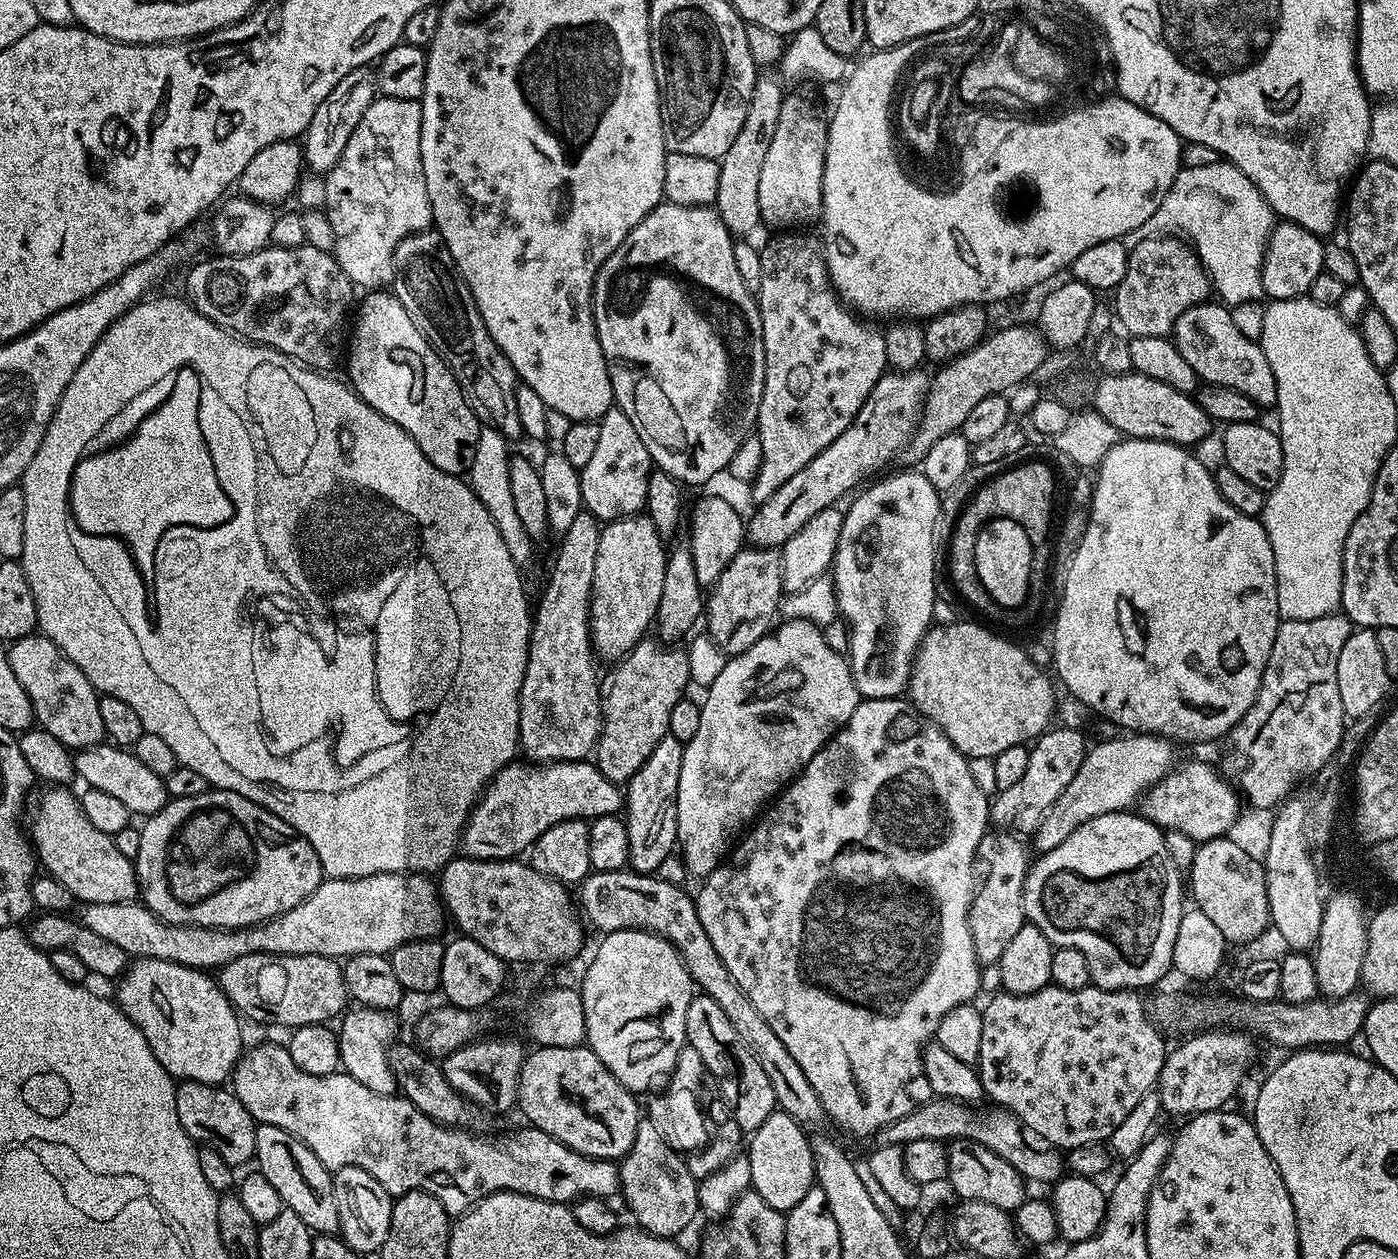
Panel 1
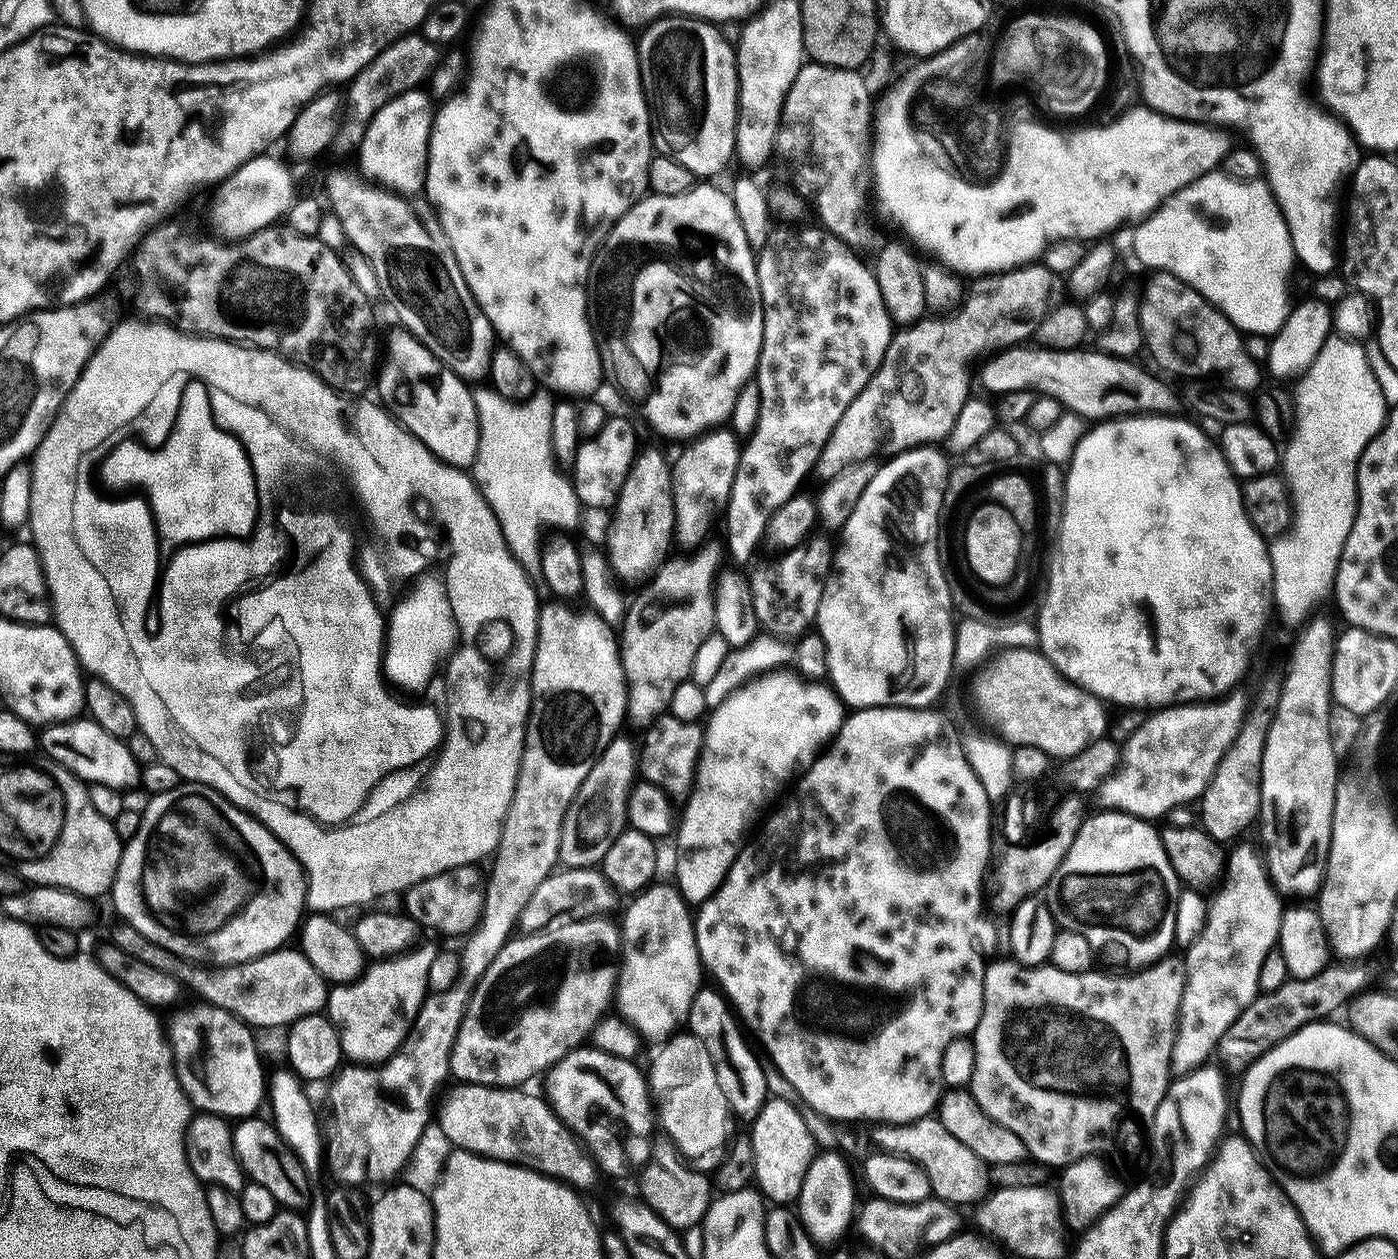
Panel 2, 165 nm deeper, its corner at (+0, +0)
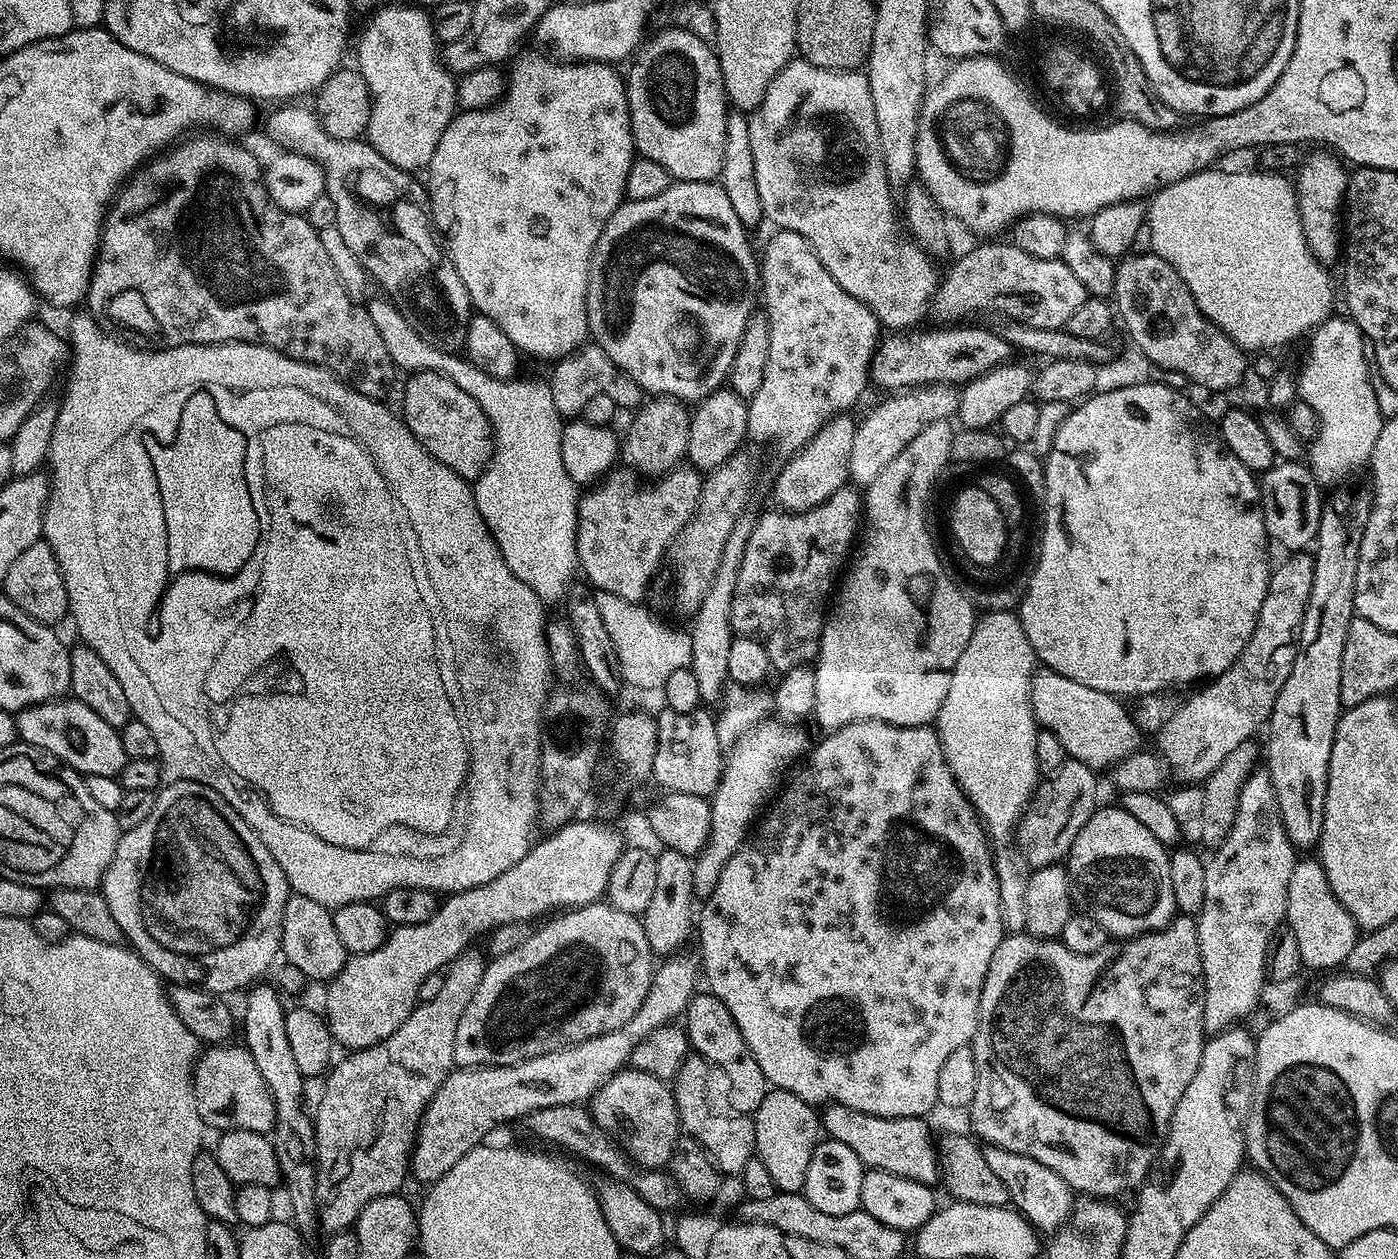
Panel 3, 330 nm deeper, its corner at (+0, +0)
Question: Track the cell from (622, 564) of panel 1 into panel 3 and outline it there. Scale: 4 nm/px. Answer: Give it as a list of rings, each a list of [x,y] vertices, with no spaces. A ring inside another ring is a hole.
[[[648,398],[636,412],[636,417],[628,424],[628,433],[622,436],[622,460],[629,469],[635,470],[641,477],[659,478],[665,472],[672,471],[688,455],[690,442],[690,412],[681,401],[671,398]]]

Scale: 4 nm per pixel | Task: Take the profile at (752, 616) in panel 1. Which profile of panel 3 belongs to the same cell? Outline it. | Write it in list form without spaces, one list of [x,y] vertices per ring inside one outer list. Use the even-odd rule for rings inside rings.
[[[841,414],[831,416],[823,426],[806,442],[806,446],[798,452],[793,452],[791,456],[783,461],[784,469],[776,476],[776,481],[772,484],[772,496],[777,500],[779,507],[785,512],[805,512],[830,498],[849,483],[848,467],[850,466],[850,446],[854,442],[857,421],[851,420],[851,415]]]

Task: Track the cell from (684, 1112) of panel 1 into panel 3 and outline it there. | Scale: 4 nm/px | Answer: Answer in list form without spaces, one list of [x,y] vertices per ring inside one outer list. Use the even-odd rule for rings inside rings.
[[[690,1054],[674,1077],[674,1095],[681,1129],[714,1158],[721,1173],[739,1174],[746,1162],[753,1159],[756,1126],[751,1119],[742,1118],[736,1109],[728,1075],[706,1057]]]

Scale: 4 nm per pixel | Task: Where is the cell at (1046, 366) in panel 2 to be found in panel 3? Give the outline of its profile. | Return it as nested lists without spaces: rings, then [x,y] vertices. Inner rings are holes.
[[[936,327],[929,332],[908,330],[903,334],[885,335],[872,356],[871,383],[880,388],[892,388],[888,390],[911,390],[939,383],[963,386],[1000,364],[1009,363],[1010,346],[992,328]]]

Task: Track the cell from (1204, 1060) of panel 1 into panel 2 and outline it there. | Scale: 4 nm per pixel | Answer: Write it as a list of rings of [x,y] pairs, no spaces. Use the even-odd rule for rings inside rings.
[[[1332,962],[1314,978],[1294,980],[1289,978],[1278,990],[1257,995],[1255,1000],[1242,1010],[1242,1014],[1222,1034],[1218,1049],[1219,1063],[1225,1069],[1236,1074],[1243,1073],[1263,1052],[1267,1052],[1278,1042],[1282,1042],[1290,1034],[1294,1034],[1303,1024],[1315,1024],[1323,1021],[1331,1012],[1345,1007],[1353,996],[1359,995],[1369,984],[1368,972],[1360,962]]]

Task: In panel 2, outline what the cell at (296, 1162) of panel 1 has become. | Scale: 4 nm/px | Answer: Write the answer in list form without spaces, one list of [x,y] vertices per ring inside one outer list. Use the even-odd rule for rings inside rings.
[[[244,1118],[232,1129],[232,1145],[244,1175],[251,1183],[266,1186],[274,1194],[277,1205],[288,1210],[304,1210],[308,1202],[308,1172],[305,1161],[299,1160],[291,1146],[287,1144],[275,1124],[267,1119]]]

